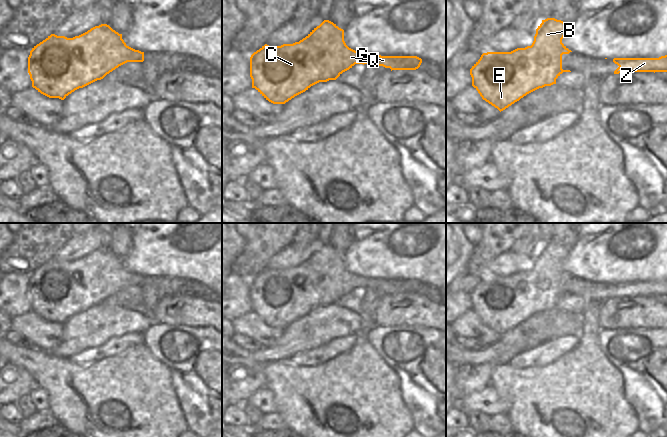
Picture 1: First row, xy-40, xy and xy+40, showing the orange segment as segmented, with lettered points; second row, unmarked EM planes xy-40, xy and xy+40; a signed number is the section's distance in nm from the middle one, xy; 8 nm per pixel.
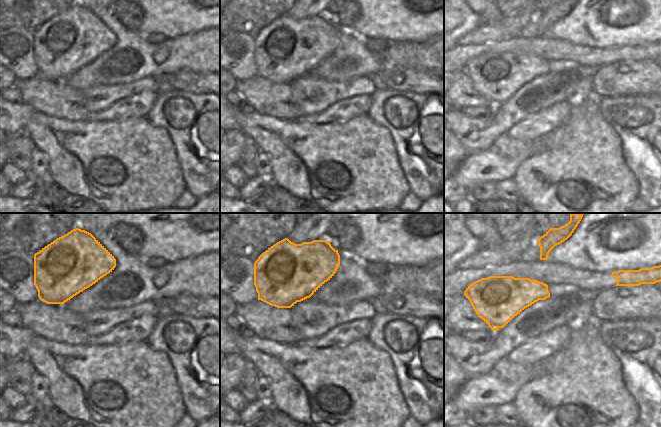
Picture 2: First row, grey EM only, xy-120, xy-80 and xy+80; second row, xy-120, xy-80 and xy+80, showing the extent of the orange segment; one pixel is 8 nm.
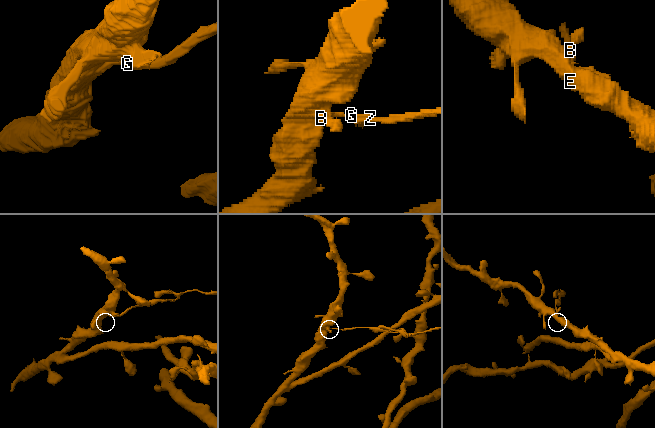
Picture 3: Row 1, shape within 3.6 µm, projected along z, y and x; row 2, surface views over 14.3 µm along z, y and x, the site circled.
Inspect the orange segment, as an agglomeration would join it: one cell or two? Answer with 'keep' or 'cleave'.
cleave

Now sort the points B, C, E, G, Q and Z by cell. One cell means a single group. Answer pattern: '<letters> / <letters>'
B C E Q / G Z

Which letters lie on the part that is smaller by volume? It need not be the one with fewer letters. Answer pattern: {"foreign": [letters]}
{"foreign": ["G", "Z"]}

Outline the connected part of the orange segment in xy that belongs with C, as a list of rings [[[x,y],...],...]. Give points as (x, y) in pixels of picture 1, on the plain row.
[[[324,244],[305,262],[293,268],[269,270],[265,268],[250,281],[250,301],[255,312],[273,328],[285,328],[319,306],[336,304],[355,288],[368,288],[370,278],[349,272],[344,265],[344,254]]]

